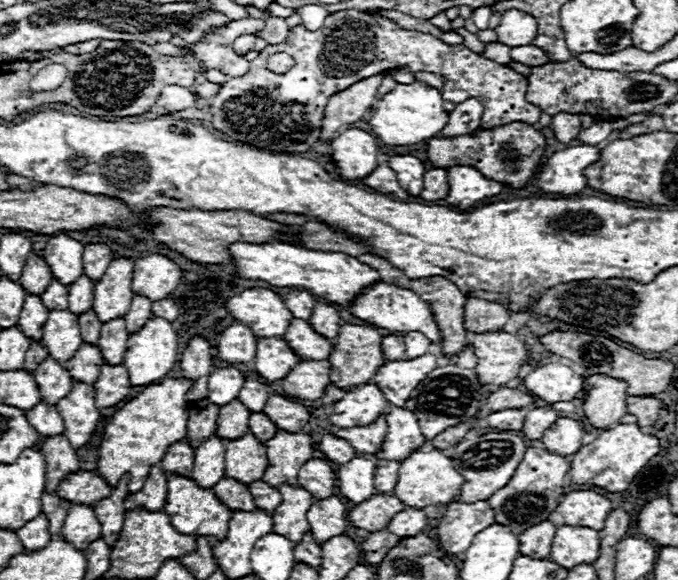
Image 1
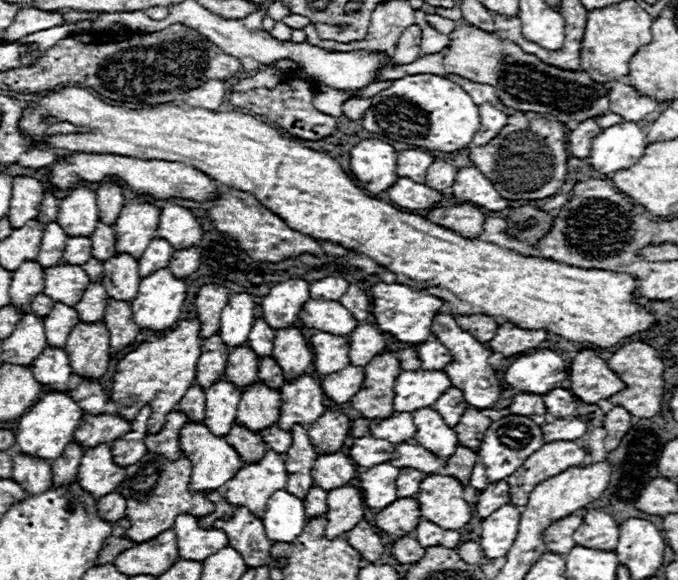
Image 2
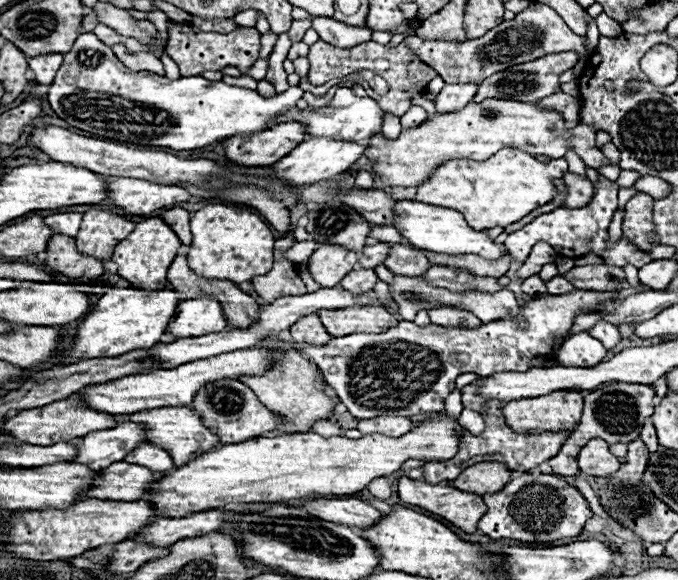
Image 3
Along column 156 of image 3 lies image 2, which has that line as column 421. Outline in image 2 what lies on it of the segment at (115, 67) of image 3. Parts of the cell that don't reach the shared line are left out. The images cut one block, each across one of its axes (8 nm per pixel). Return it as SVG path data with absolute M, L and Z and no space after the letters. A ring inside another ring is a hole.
M416 74L396 80L388 90L374 96L372 108L360 122L370 132L384 132L386 136L396 134L404 144L424 146L440 152L458 152L478 130L480 112L466 90L458 84L434 74Z

